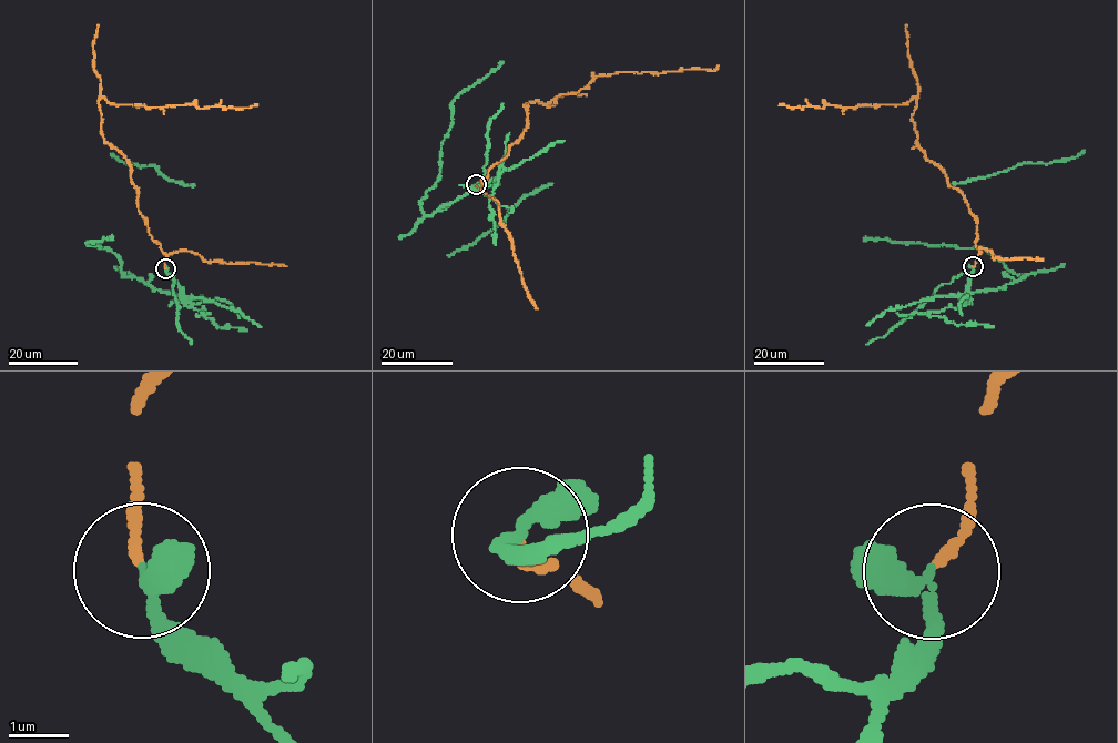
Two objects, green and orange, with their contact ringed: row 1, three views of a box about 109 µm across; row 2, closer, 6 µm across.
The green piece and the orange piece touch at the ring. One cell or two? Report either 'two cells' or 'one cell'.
two cells

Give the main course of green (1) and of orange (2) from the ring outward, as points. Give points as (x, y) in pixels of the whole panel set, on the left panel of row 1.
1: (164, 268), (179, 283), (182, 296), (153, 289), (135, 277), (121, 276), (117, 254), (85, 244), (112, 237)
2: (164, 268), (165, 254), (140, 213), (126, 159), (101, 134), (99, 99), (146, 108), (256, 105)

